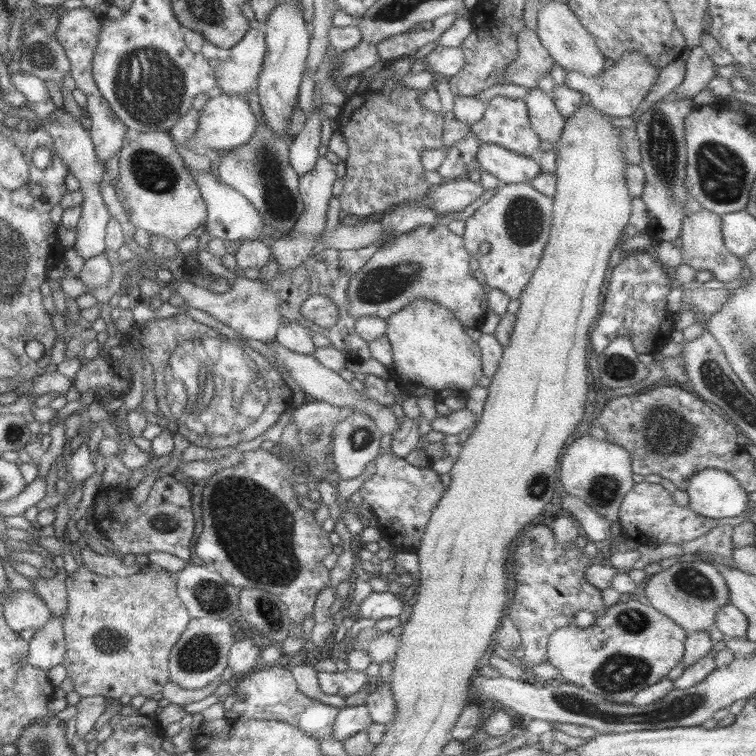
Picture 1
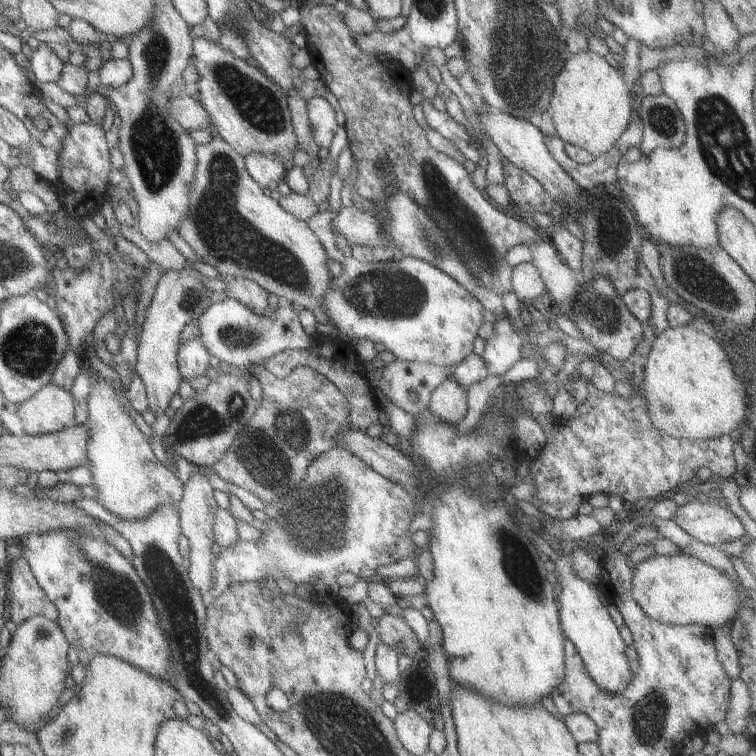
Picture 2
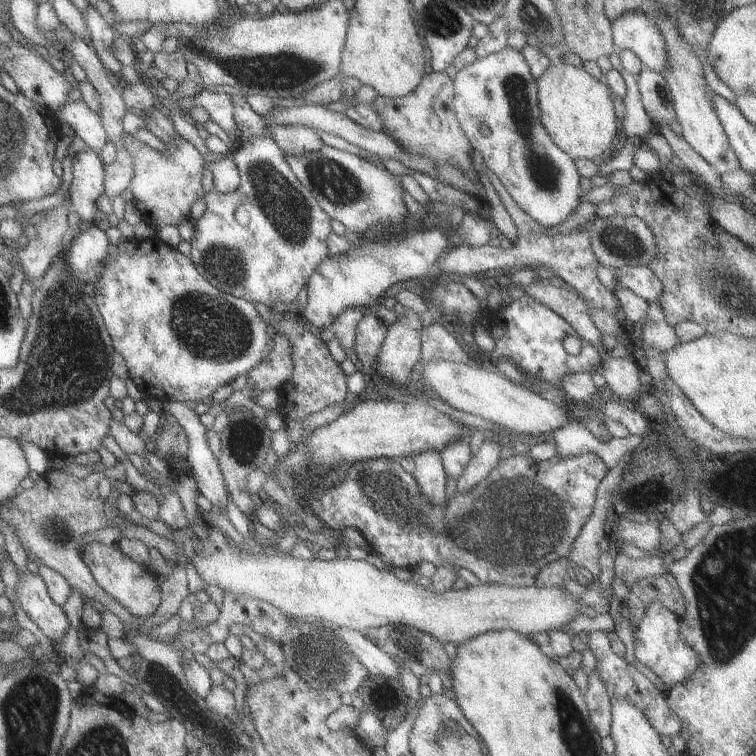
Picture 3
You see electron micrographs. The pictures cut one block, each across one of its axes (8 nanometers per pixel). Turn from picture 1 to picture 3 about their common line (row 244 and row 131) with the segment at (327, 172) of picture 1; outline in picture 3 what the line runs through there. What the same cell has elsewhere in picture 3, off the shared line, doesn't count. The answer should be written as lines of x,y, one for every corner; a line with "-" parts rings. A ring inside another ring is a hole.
277,125
271,127
273,142
285,155
315,152
323,146
315,129
306,126

